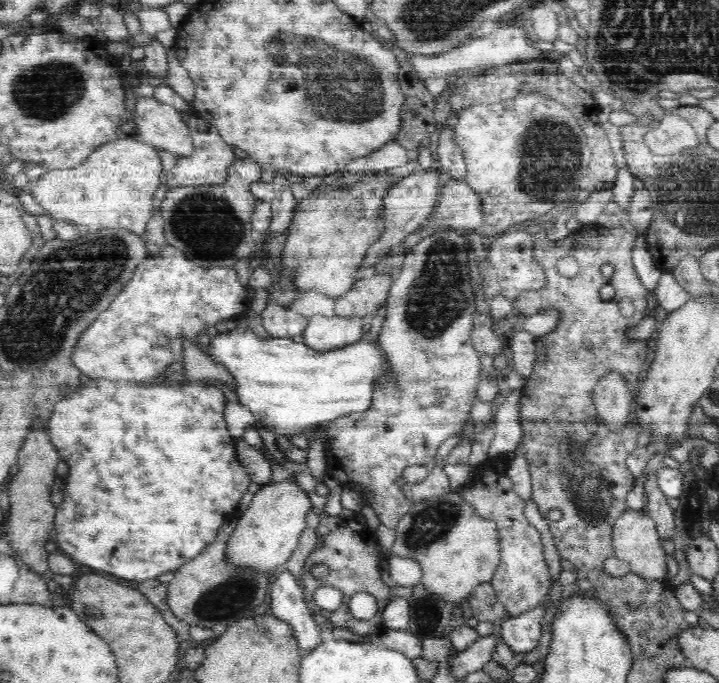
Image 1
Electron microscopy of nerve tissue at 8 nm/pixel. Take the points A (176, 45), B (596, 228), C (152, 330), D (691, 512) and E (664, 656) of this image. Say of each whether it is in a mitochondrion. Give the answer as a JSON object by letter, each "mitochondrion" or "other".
{"A":"other","B":"other","C":"other","D":"mitochondrion","E":"other"}

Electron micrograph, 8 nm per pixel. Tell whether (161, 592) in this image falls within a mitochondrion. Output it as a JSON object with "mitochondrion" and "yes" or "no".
{"mitochondrion":"no"}

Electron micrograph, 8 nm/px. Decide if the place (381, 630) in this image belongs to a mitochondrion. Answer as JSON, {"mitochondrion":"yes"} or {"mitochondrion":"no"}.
{"mitochondrion":"no"}

